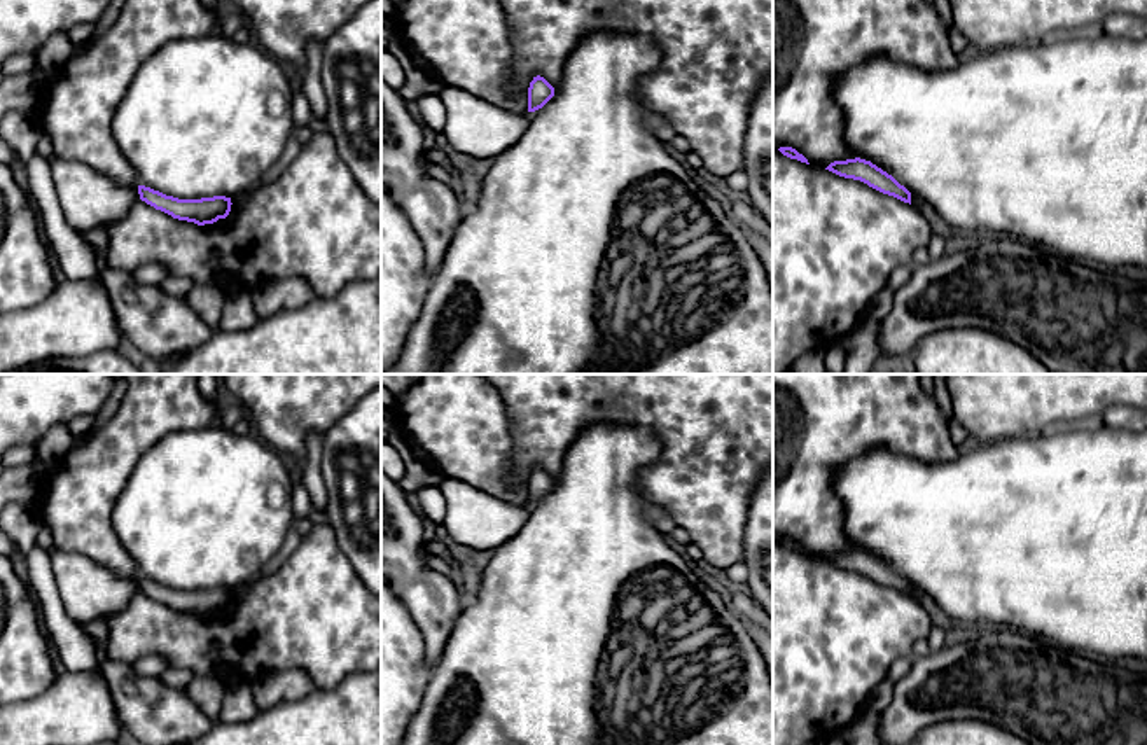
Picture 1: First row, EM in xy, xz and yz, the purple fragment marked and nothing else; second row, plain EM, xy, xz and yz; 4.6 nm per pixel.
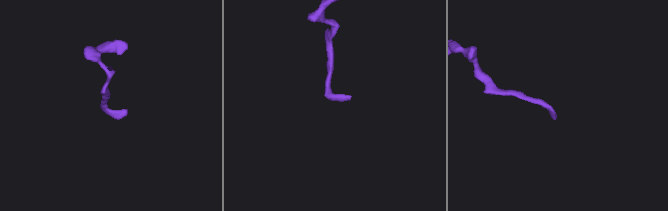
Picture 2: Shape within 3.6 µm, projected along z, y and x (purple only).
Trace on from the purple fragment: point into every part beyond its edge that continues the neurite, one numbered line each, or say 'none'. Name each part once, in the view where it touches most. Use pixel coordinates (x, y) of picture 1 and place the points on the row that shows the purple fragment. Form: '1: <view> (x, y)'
none

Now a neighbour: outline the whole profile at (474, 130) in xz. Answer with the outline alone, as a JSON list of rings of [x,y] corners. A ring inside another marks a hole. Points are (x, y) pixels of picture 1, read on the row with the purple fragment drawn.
[[[444,86],[439,98],[446,108],[441,142],[460,163],[495,159],[514,145],[530,124],[530,114],[498,108],[460,87]]]

